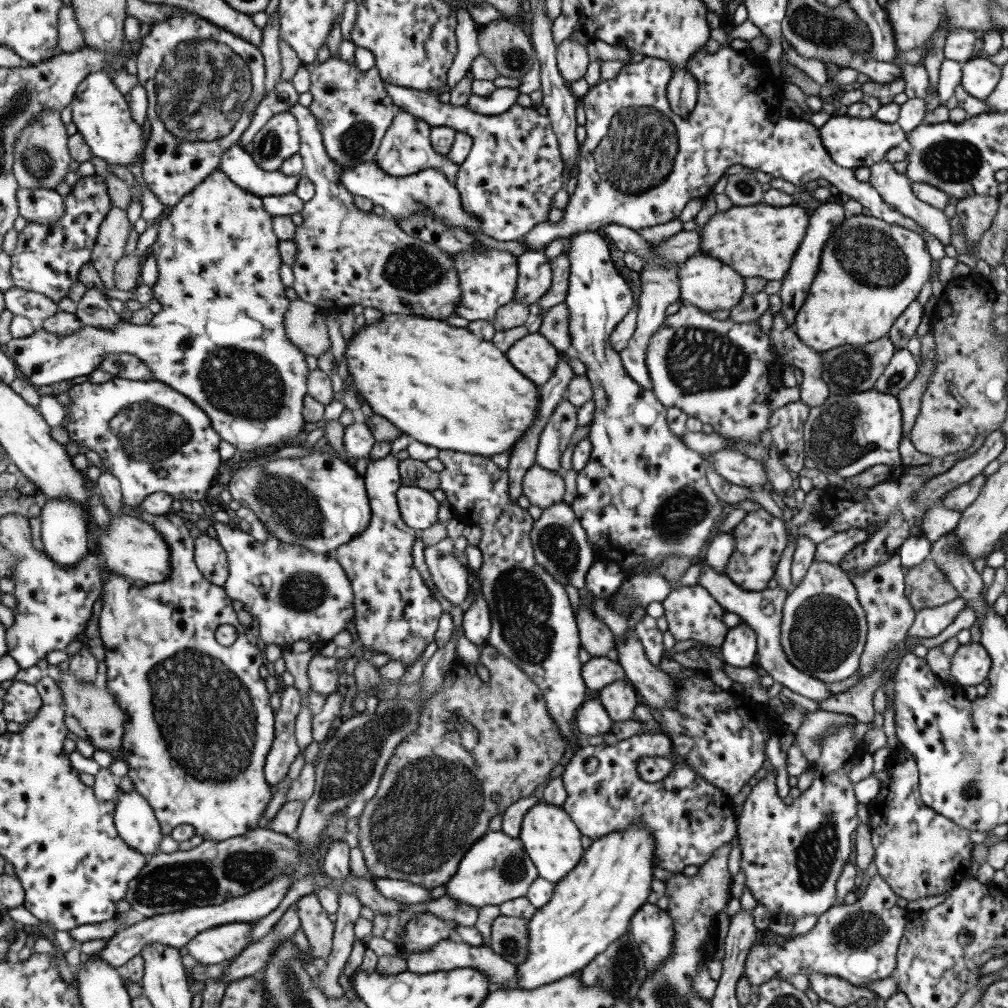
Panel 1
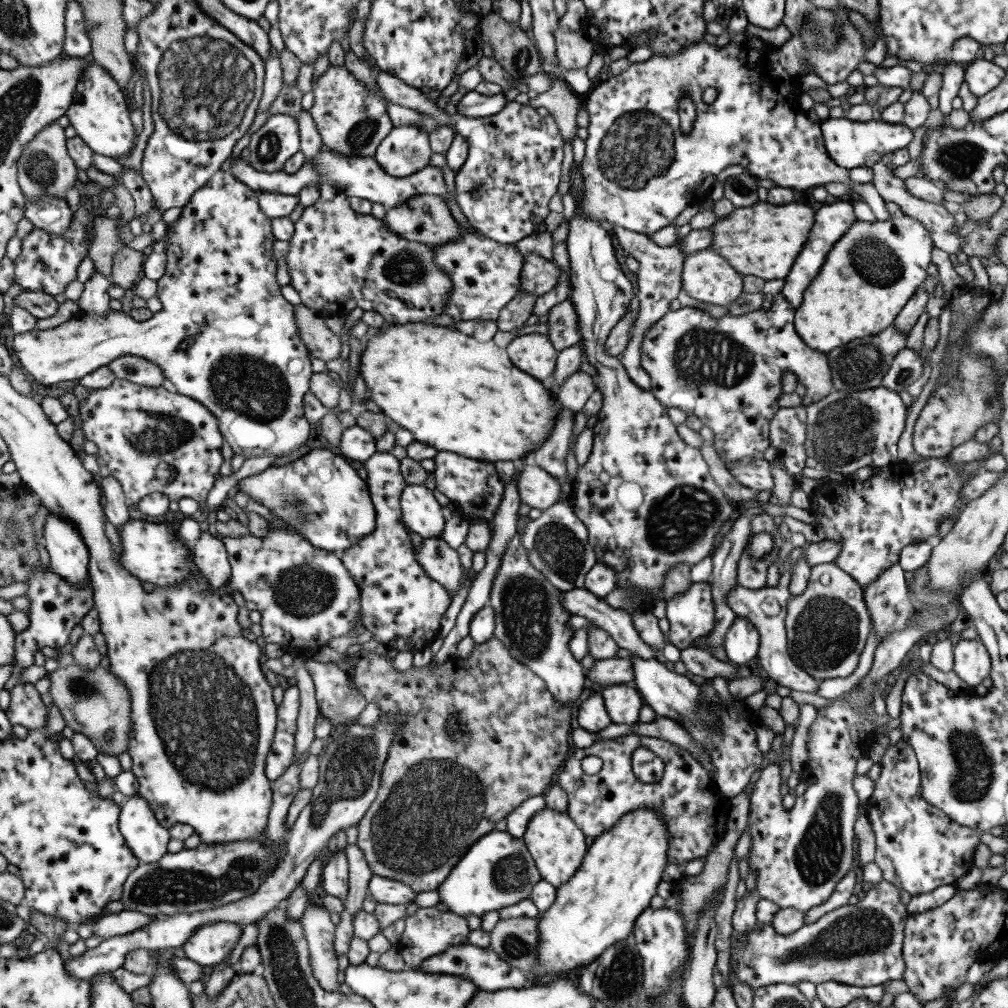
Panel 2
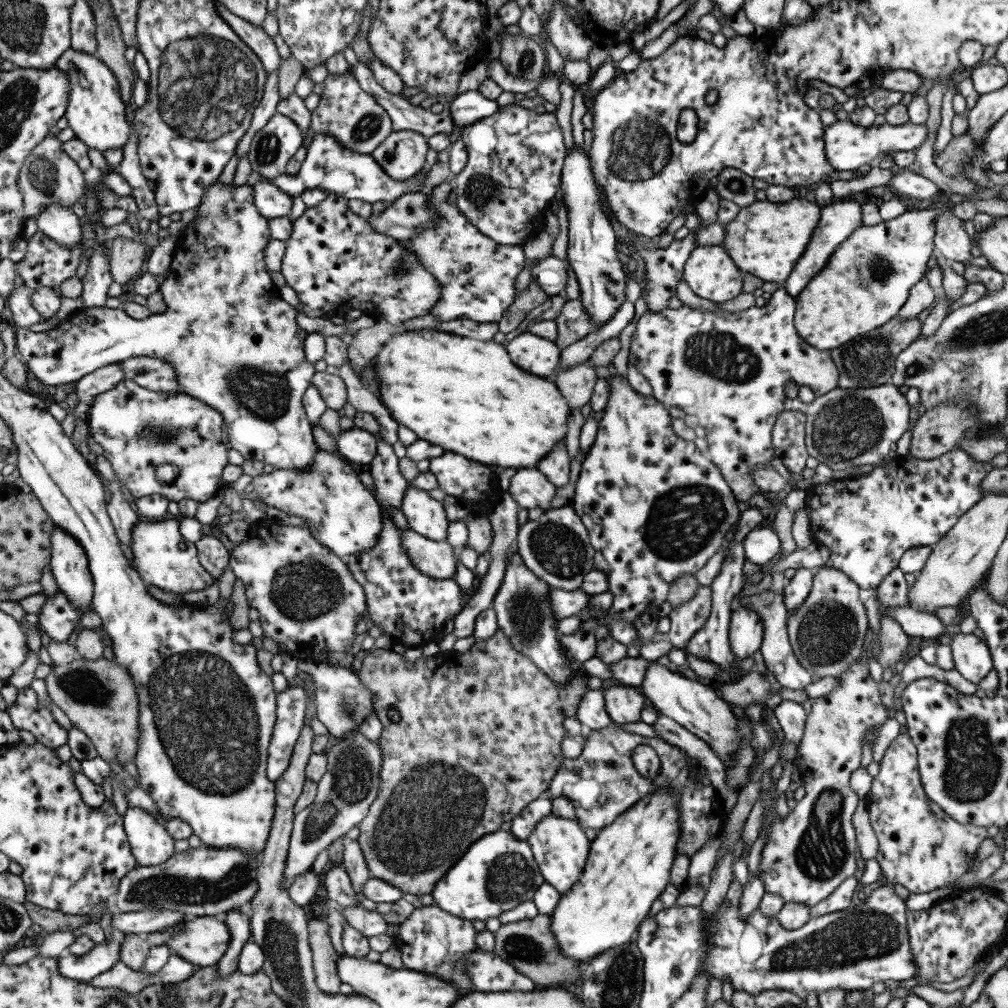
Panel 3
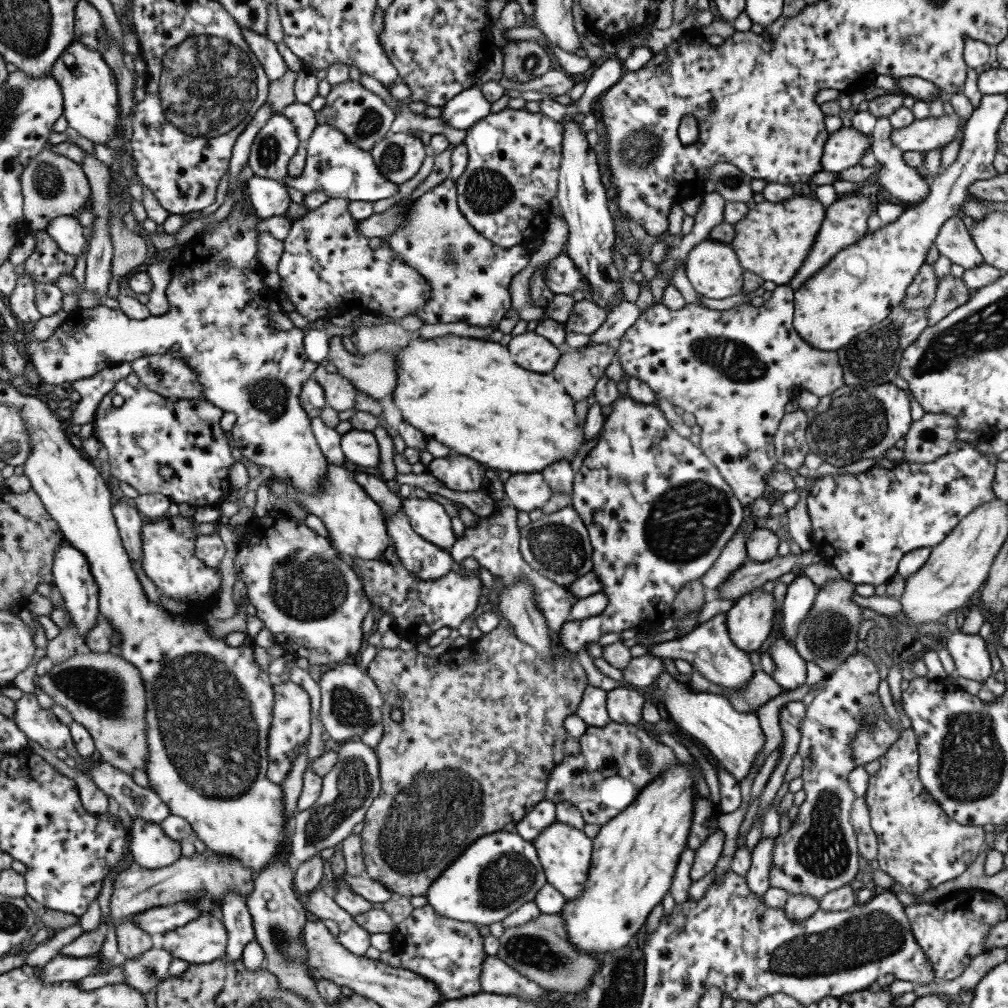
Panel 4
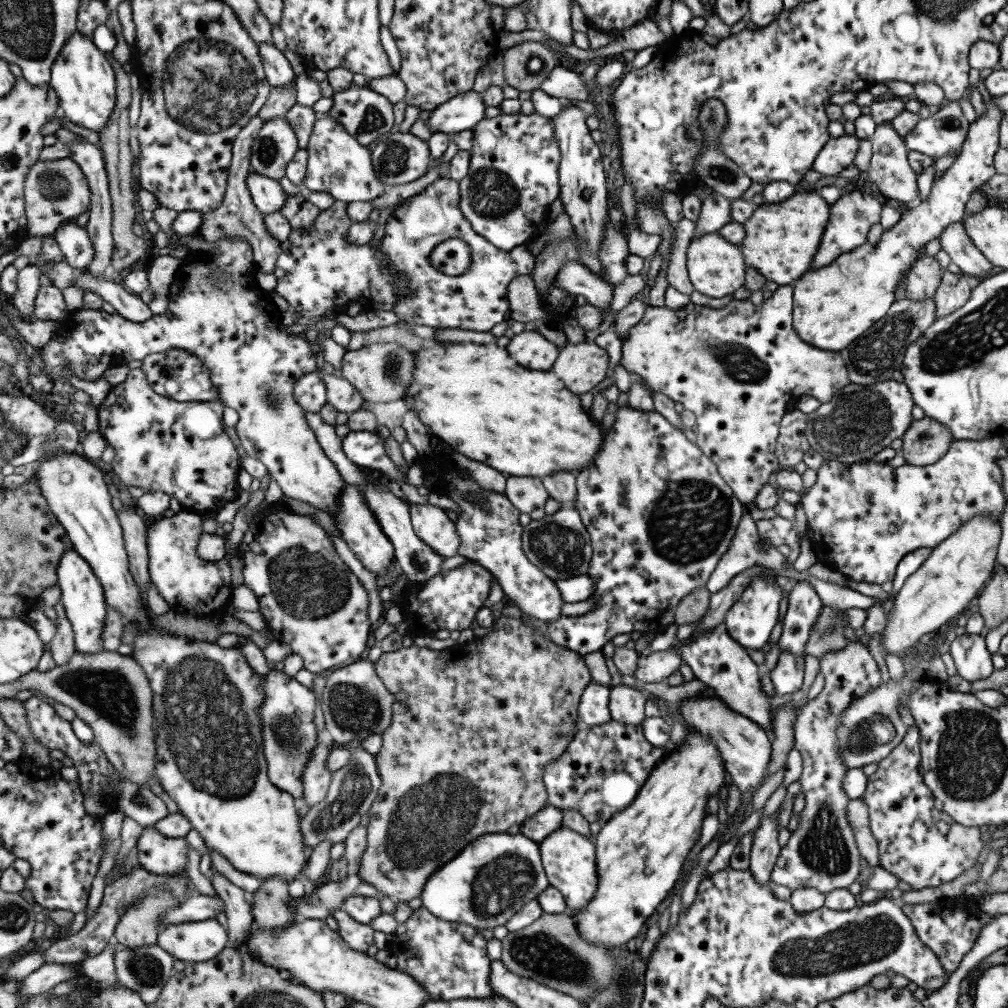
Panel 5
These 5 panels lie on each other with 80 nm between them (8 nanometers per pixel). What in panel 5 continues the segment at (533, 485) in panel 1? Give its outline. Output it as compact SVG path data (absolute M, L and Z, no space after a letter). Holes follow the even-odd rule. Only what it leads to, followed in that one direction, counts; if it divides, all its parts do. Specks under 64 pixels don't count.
M509 476L506 479L502 493L507 500L520 512L531 512L542 508L545 500L549 499L540 478Z

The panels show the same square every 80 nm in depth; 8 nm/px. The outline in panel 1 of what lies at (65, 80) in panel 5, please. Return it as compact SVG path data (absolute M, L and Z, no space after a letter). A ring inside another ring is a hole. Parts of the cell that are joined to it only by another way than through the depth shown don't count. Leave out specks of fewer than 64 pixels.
M105 71L89 74L77 88L75 98L71 100L72 121L77 125L87 144L92 148L94 156L102 158L108 165L131 166L133 162L141 162L143 158L143 132L137 126L130 107L129 94L122 94L113 84Z

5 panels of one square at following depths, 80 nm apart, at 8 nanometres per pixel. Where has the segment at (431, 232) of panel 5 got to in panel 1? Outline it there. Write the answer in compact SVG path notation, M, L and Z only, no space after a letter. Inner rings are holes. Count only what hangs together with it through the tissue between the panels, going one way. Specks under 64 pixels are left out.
M496 249L474 250L450 255L458 274L458 285L462 290L462 300L455 307L454 314L465 320L491 321L496 310L514 297L517 267L516 256Z

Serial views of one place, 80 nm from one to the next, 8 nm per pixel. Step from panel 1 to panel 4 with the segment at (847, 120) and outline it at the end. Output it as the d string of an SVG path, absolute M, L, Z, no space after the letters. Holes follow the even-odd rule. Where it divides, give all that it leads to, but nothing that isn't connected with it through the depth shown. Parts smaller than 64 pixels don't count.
M952 111L937 119L931 116L915 119L911 124L900 129L891 129L889 140L901 151L927 152L943 148L957 132L957 119ZM841 127L838 128L834 133L828 133L825 139L822 155L820 158L820 165L822 170L825 172L836 172L839 173L845 168L851 168L855 166L861 160L861 157L867 150L872 150L873 139L871 136L867 136L858 133L853 127Z

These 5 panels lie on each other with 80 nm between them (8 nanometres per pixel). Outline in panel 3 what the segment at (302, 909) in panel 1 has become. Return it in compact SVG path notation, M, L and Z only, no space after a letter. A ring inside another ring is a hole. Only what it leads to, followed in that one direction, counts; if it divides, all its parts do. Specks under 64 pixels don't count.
M319 918L309 920L307 933L317 988L325 994L338 993L340 980L335 974L335 950L327 934L327 922Z

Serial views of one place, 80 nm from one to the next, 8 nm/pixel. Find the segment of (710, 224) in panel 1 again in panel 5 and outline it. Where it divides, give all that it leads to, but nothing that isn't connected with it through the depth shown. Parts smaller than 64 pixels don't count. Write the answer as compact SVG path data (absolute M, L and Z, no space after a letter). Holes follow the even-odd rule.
M815 190L803 193L795 192L785 200L776 203L763 202L754 206L753 214L742 224L744 235L738 246L746 266L754 268L763 278L771 280L779 286L787 285L791 280L797 280L807 270L807 266L817 250L817 244L824 233L823 228L829 220L829 208L830 205Z

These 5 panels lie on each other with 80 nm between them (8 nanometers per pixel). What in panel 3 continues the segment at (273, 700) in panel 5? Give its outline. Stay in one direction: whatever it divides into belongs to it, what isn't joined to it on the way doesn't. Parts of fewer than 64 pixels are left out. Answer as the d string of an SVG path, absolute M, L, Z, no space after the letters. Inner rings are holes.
M289 684L275 696L275 722L266 756L266 777L273 782L287 768L299 731L303 726L307 695L299 684Z

